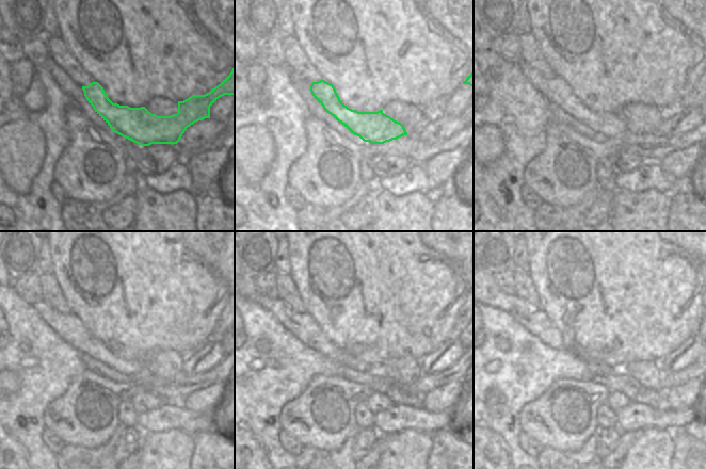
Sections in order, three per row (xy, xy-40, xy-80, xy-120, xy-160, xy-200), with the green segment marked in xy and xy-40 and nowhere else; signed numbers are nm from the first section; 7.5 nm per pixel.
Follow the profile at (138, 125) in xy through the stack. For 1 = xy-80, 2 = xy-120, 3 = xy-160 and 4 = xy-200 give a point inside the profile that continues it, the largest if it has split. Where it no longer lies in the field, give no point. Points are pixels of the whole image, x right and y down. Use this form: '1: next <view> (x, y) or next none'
1: next xy-80 (555, 90)
2: next xy-120 (69, 327)
3: next xy-160 (302, 325)
4: next xy-200 (534, 320)

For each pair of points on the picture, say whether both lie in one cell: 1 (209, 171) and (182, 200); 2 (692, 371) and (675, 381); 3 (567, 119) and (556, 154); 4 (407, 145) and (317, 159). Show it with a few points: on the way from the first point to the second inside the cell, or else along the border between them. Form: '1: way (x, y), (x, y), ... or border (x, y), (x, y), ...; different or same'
1: border (192, 191), (196, 195); different
2: way (688, 374), (679, 377); same
3: border (554, 119), (588, 136); different
4: way (385, 148), (349, 148), (340, 143), (338, 144); same

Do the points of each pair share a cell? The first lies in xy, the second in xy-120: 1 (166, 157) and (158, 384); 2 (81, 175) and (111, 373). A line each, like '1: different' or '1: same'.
1: different
2: different

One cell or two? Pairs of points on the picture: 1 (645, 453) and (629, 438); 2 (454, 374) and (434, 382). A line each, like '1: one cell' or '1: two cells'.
1: two cells
2: one cell

